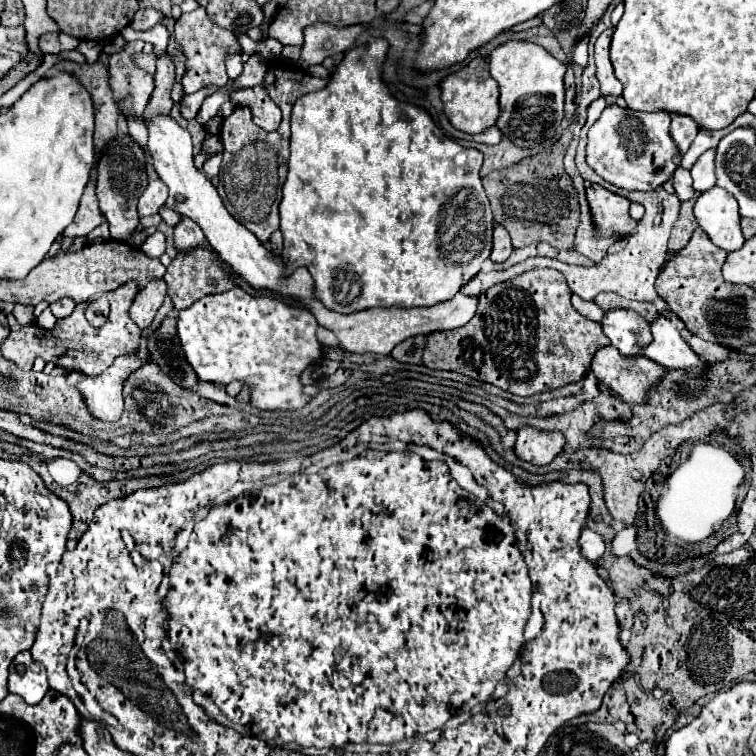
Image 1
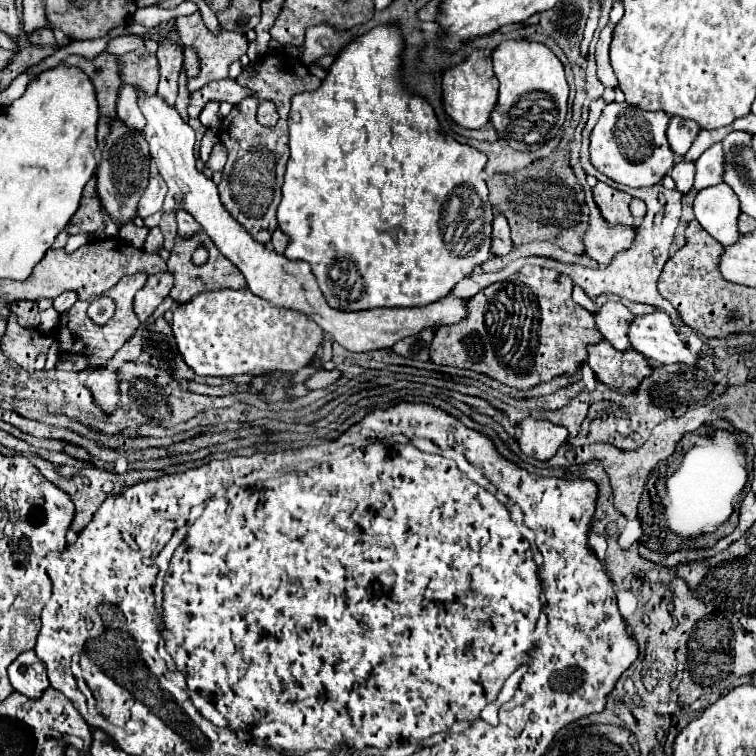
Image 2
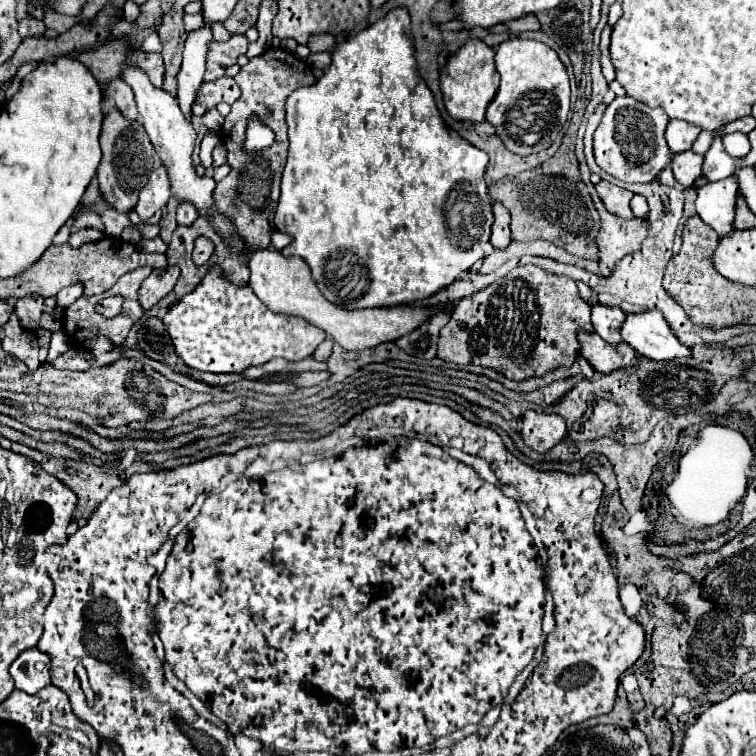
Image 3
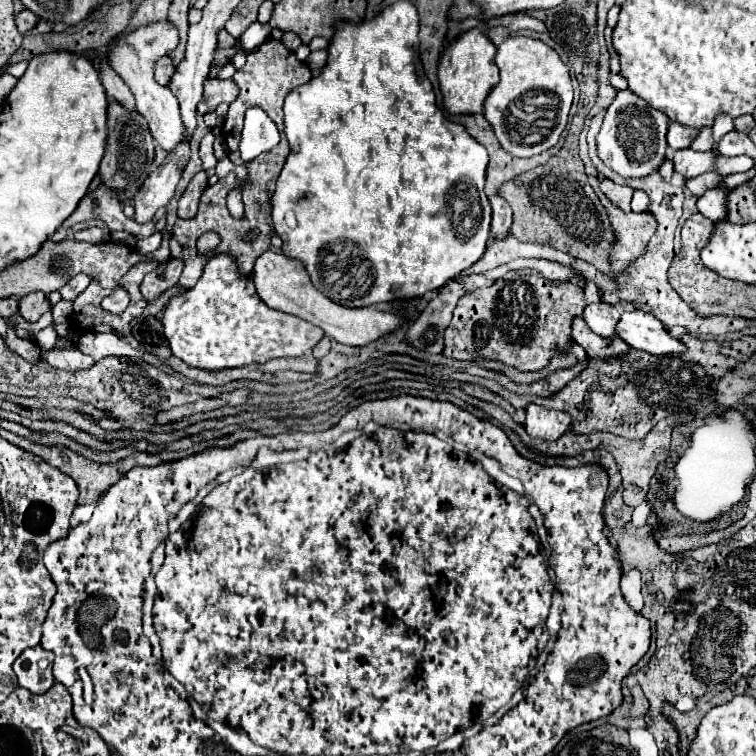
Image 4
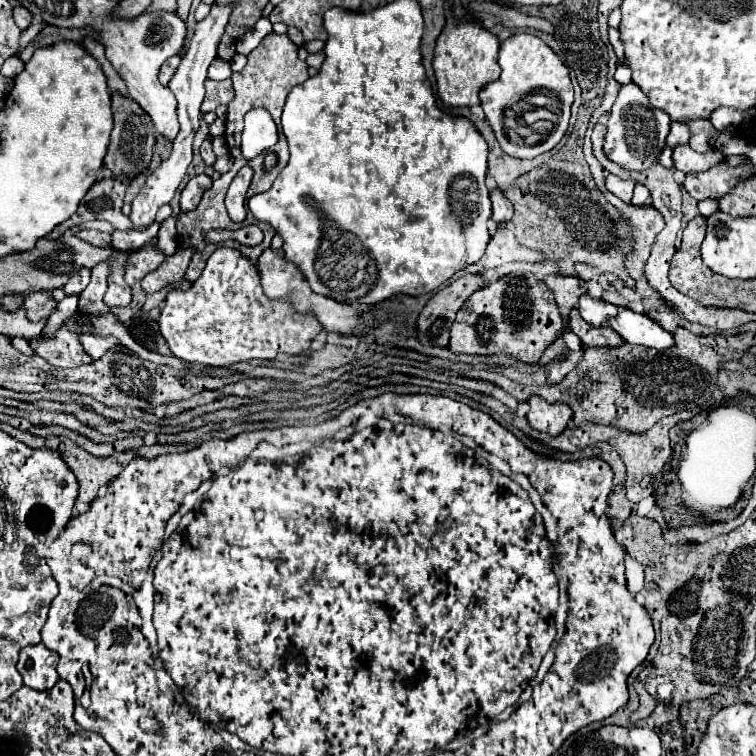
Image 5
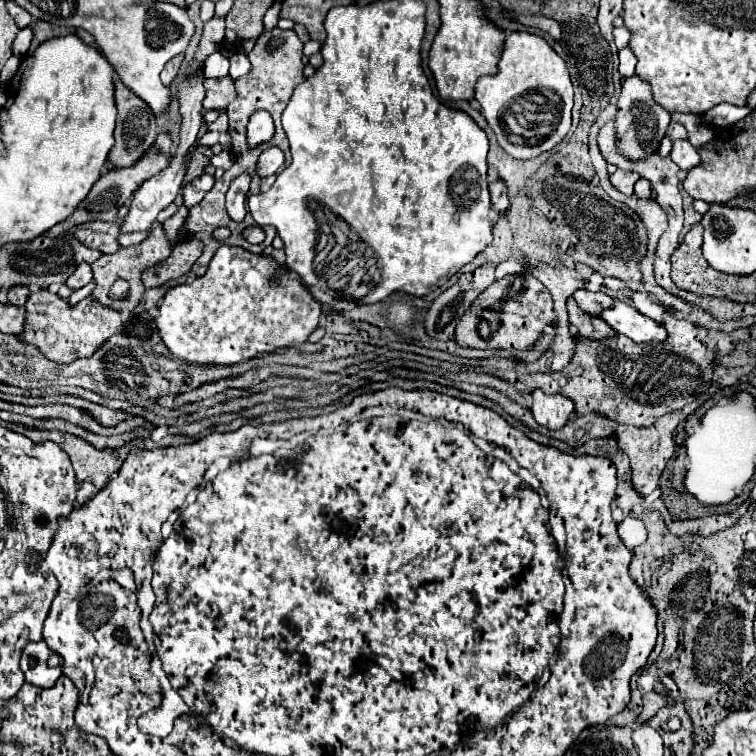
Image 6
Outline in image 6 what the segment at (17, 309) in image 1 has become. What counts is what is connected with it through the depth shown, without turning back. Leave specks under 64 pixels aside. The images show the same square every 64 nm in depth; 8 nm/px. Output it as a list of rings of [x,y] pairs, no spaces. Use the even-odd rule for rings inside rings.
[[[48,290],[32,292],[26,300],[24,340],[36,346],[52,362],[70,364],[78,358],[88,358],[114,334],[124,334],[122,316],[112,308],[100,306],[90,296],[78,302],[74,308],[68,306],[68,302],[62,300],[58,294],[52,294]]]

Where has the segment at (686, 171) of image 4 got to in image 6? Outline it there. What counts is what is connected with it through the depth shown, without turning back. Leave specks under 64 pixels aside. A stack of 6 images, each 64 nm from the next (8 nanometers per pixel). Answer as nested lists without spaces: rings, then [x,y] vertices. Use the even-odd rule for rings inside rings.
[[[676,140],[670,158],[680,166],[680,170],[690,170],[696,168],[696,164],[700,164],[700,154],[688,140]]]

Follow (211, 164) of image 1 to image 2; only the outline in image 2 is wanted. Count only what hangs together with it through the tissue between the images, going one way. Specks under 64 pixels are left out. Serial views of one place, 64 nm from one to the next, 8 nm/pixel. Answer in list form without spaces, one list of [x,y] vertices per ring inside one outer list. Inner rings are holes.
[[[218,142],[218,144],[214,146],[208,162],[206,162],[206,168],[208,168],[210,172],[220,172],[220,170],[224,168],[224,164],[226,164],[226,148]]]

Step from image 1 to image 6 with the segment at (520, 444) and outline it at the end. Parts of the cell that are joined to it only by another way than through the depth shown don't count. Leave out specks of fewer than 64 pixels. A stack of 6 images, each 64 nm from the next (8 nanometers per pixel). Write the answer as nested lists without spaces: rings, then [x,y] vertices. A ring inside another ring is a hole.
[[[534,390],[532,398],[532,416],[548,430],[560,430],[574,414],[574,404],[566,396],[546,396],[542,390]]]

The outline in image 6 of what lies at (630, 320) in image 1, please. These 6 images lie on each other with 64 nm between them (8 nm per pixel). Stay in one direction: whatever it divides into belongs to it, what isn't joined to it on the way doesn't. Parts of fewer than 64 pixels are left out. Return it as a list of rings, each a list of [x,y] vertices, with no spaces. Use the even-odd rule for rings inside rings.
[[[578,290],[574,294],[574,300],[578,306],[590,314],[590,316],[600,316],[604,308],[612,308],[612,298],[606,296],[604,292],[588,292],[588,290]]]

